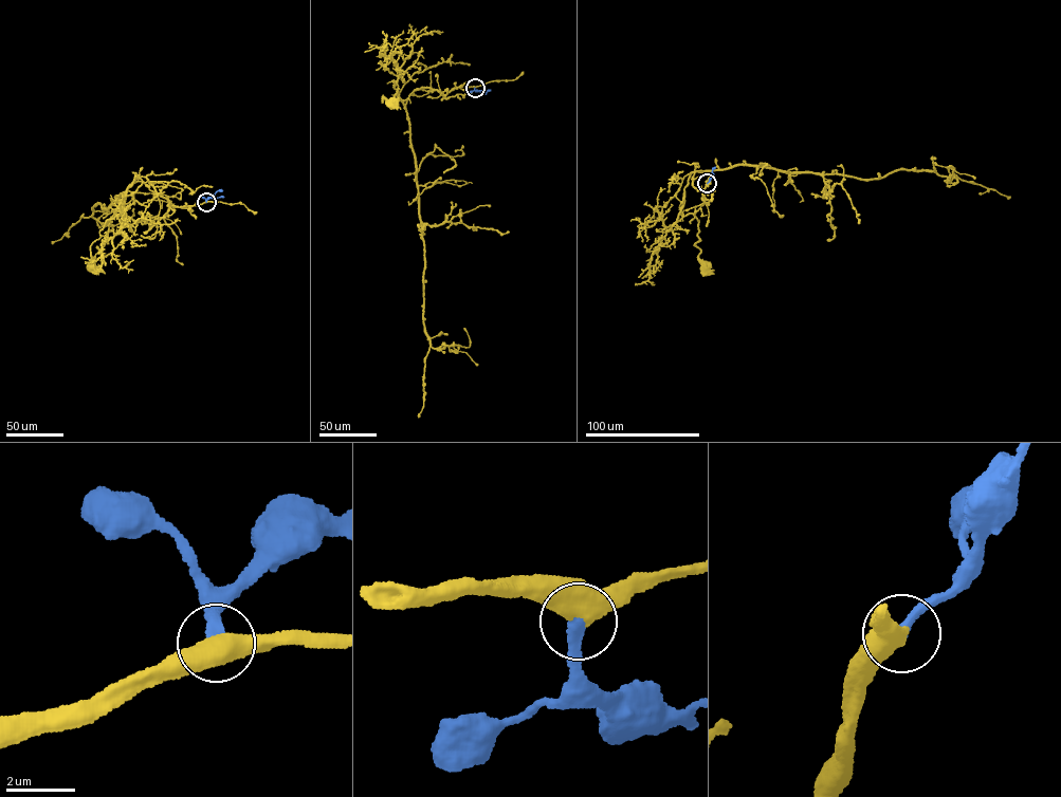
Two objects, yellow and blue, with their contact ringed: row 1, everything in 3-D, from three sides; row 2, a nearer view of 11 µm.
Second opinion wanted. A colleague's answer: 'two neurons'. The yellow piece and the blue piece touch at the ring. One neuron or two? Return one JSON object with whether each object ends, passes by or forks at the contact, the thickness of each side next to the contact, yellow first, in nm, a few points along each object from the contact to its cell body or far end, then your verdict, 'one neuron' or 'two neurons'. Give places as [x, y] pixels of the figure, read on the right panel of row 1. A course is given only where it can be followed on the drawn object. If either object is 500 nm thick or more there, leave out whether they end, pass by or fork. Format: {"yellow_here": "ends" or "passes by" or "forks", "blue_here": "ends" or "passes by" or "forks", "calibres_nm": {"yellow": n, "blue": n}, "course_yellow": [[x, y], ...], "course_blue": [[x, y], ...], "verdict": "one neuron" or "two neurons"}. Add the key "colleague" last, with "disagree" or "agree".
{"calibres_nm": {"yellow": 550, "blue": 360}, "course_yellow": [[707, 183], [703, 193], [692, 179], [702, 171], [690, 175], [677, 220], [698, 220], [706, 267]], "course_blue": [[707, 183], [712, 168]], "verdict": "one neuron", "colleague": "disagree"}

